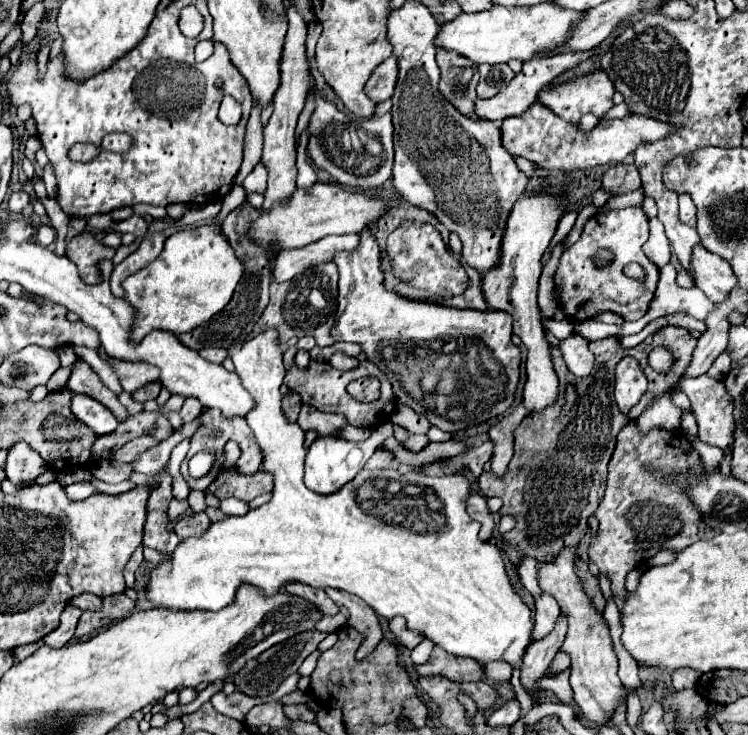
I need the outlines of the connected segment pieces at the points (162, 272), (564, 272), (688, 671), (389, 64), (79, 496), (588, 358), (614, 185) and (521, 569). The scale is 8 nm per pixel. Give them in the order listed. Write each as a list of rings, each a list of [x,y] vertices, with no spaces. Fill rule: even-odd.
[[[233,185],[222,201],[222,212],[214,218],[212,224],[204,224],[168,236],[160,256],[154,262],[150,262],[144,270],[138,270],[122,282],[126,290],[124,298],[140,314],[140,318],[136,318],[132,340],[138,342],[154,328],[168,330],[172,334],[190,332],[206,320],[210,320],[230,302],[234,288],[242,278],[242,262],[238,260],[238,256],[234,256],[234,250],[228,246],[230,242],[224,238],[220,224],[224,220],[224,210],[234,210],[246,197],[242,186]]]
[[[642,208],[614,210],[590,218],[582,230],[580,240],[562,252],[560,266],[554,276],[556,286],[562,288],[560,306],[564,314],[570,320],[586,320],[592,318],[596,312],[610,310],[630,322],[642,318],[650,306],[650,300],[658,284],[658,266],[650,262],[648,256],[642,252],[642,244],[646,240],[648,240],[648,218],[642,212]],[[602,250],[612,252],[614,260],[610,264],[598,266],[594,260]],[[630,262],[636,262],[644,268],[646,272],[644,280],[628,278],[624,274],[624,266]]]
[[[691,668],[677,669],[672,675],[672,686],[676,690],[695,688],[702,673]]]
[[[390,56],[388,60],[384,60],[376,70],[374,76],[366,82],[366,94],[374,100],[374,102],[382,102],[388,100],[394,94],[394,84],[398,80],[398,64],[394,60],[394,56]]]
[[[78,482],[78,484],[70,484],[68,488],[64,488],[66,490],[66,494],[68,494],[68,498],[70,500],[84,500],[84,498],[88,498],[88,496],[92,496],[92,494],[96,494],[98,490],[96,490],[96,486],[92,484],[92,482]]]
[[[570,334],[568,338],[564,338],[560,342],[564,362],[570,368],[570,372],[576,376],[588,376],[594,368],[592,352],[590,352],[588,344],[590,344],[590,340],[586,340],[580,334]]]
[[[616,164],[606,170],[602,176],[602,188],[612,196],[628,194],[640,188],[640,174],[634,164]]]
[[[526,558],[526,560],[520,560],[518,566],[516,566],[518,574],[520,574],[520,580],[522,584],[526,586],[526,590],[530,594],[538,594],[540,592],[540,586],[538,586],[538,578],[536,578],[536,560],[534,558]]]

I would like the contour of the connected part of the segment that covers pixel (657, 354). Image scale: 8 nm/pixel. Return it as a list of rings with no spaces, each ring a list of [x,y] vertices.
[[[654,348],[648,354],[648,364],[656,370],[656,372],[668,372],[674,366],[674,356],[668,352],[668,348]]]

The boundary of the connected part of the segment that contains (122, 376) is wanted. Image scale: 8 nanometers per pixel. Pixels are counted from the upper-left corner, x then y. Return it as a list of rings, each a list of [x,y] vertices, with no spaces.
[[[110,358],[110,364],[122,384],[122,388],[126,392],[134,392],[140,386],[144,386],[146,382],[154,382],[158,380],[158,368],[154,368],[152,364],[134,364],[134,362],[126,362],[126,360],[118,360],[118,358]]]

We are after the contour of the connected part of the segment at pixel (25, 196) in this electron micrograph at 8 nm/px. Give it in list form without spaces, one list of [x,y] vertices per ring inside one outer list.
[[[24,190],[12,194],[12,196],[10,196],[10,202],[8,202],[8,206],[10,206],[10,210],[12,210],[14,214],[20,214],[28,204],[30,204],[30,194],[24,192]]]

